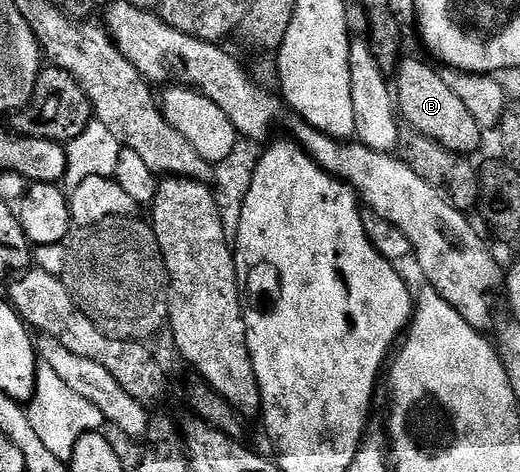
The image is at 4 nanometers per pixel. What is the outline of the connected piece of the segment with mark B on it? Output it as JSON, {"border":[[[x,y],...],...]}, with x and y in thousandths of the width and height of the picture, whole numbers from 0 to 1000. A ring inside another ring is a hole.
{"border":[[[775,121],[765,133],[765,146],[754,157],[754,197],[762,210],[762,233],[771,256],[783,269],[873,324],[894,331],[908,328],[912,316],[927,301],[931,278],[908,254],[900,229],[875,203],[869,186],[854,178],[848,155],[833,148],[819,131],[804,123]]]}

